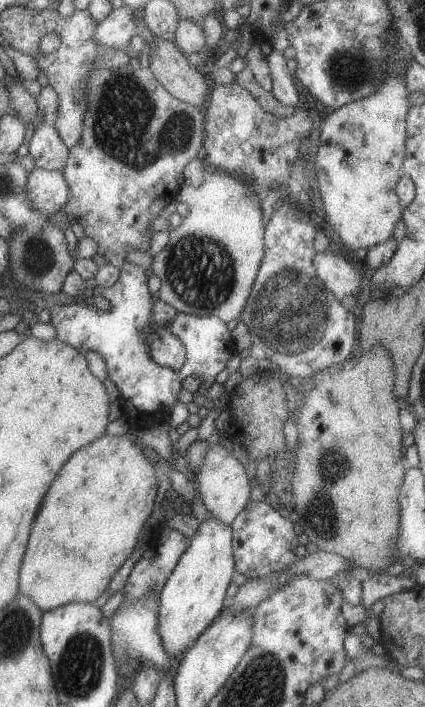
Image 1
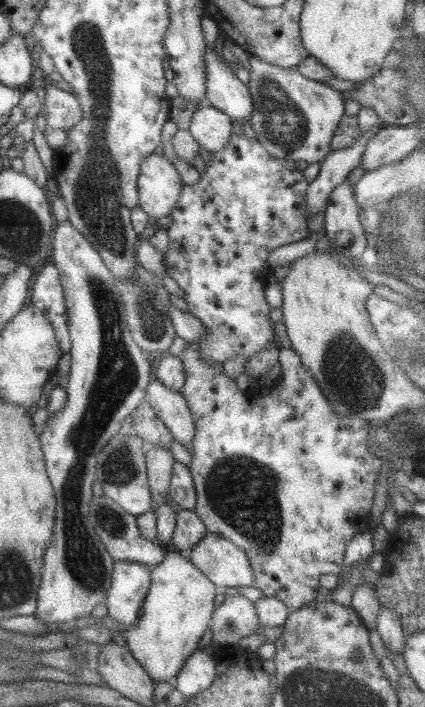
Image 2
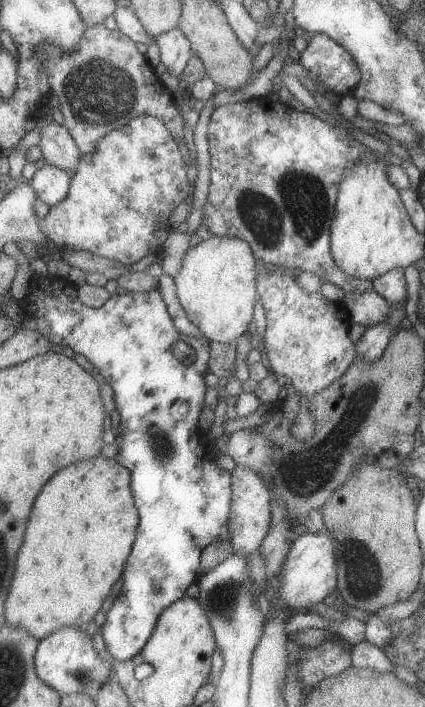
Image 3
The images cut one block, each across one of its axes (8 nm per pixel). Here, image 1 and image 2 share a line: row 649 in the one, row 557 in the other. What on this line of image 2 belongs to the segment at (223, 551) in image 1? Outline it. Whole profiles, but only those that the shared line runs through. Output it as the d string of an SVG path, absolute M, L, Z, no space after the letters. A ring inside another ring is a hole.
M170 548L164 554L163 560L150 568L150 584L137 624L125 632L109 616L95 620L104 632L117 631L123 635L130 654L155 684L174 681L185 660L197 649L199 639L210 625L213 597L219 591L181 552Z

